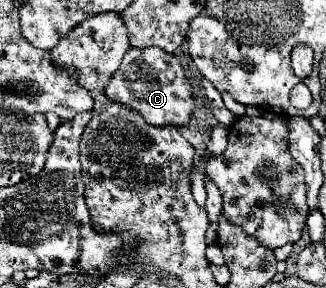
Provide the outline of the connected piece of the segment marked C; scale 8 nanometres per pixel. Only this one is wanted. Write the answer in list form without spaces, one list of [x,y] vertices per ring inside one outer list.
[[[129,48],[123,56],[119,70],[109,80],[105,92],[109,100],[121,102],[123,106],[137,110],[145,118],[145,122],[157,128],[189,126],[193,110],[197,106],[197,96],[189,78],[185,76],[179,58],[161,48]]]

